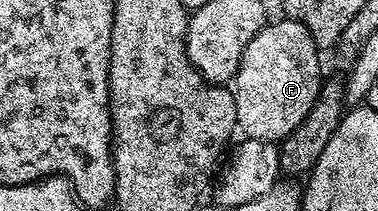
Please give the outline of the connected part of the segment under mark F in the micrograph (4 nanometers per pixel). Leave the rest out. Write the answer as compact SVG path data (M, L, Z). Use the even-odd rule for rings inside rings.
M278 20L263 27L245 47L232 81L239 133L244 138L275 144L308 116L322 83L320 54L307 28L294 20Z

